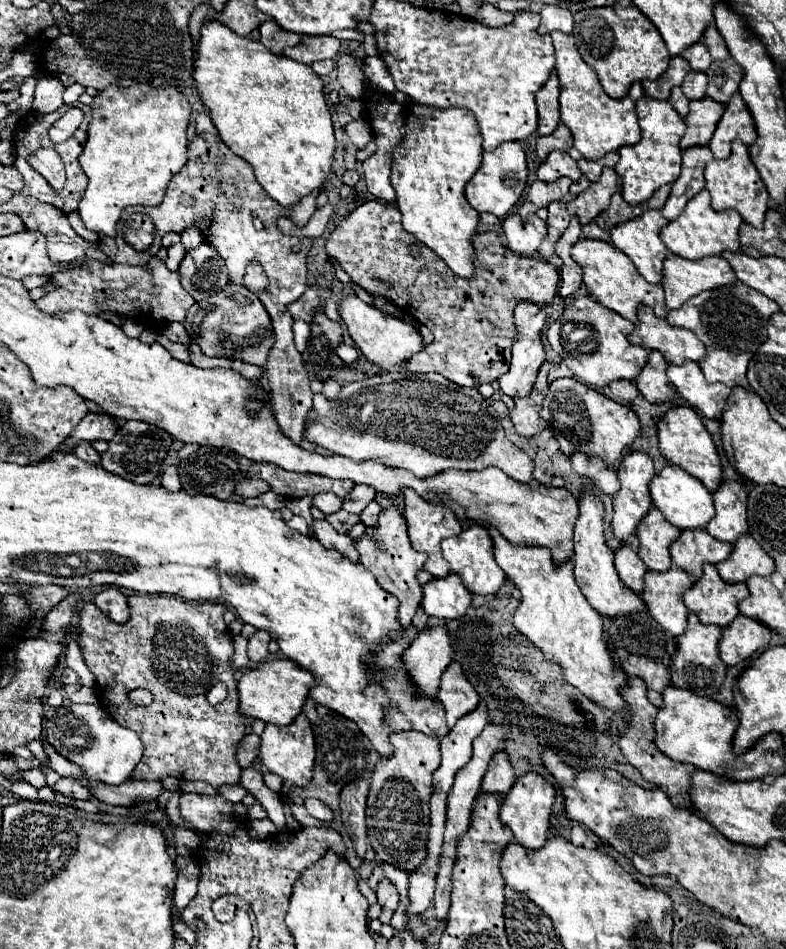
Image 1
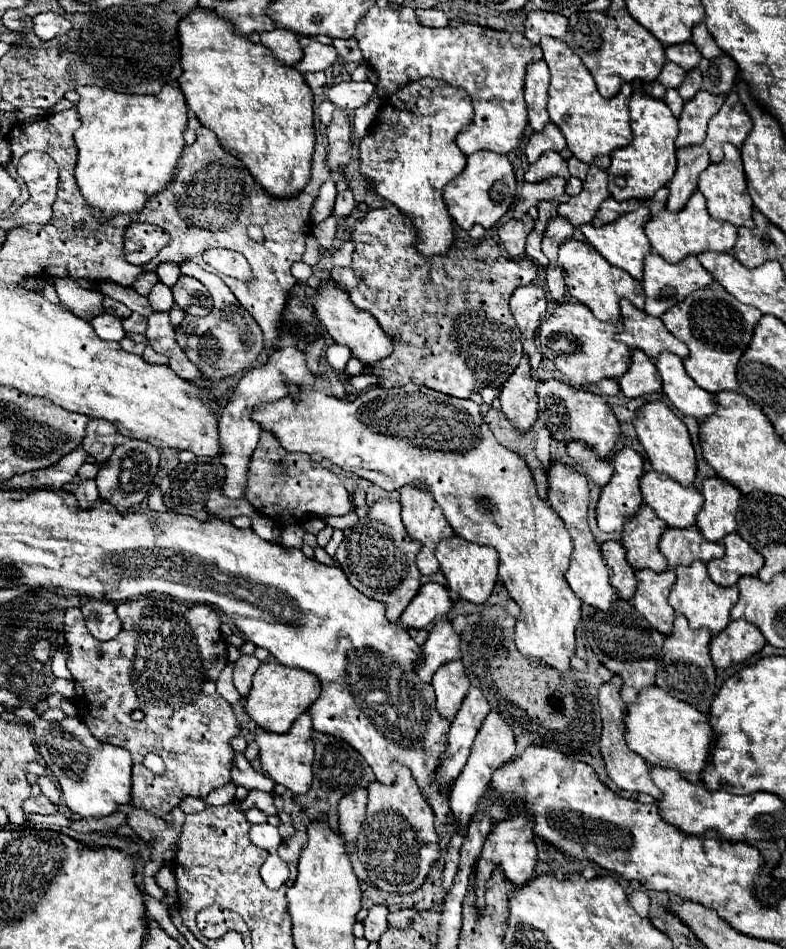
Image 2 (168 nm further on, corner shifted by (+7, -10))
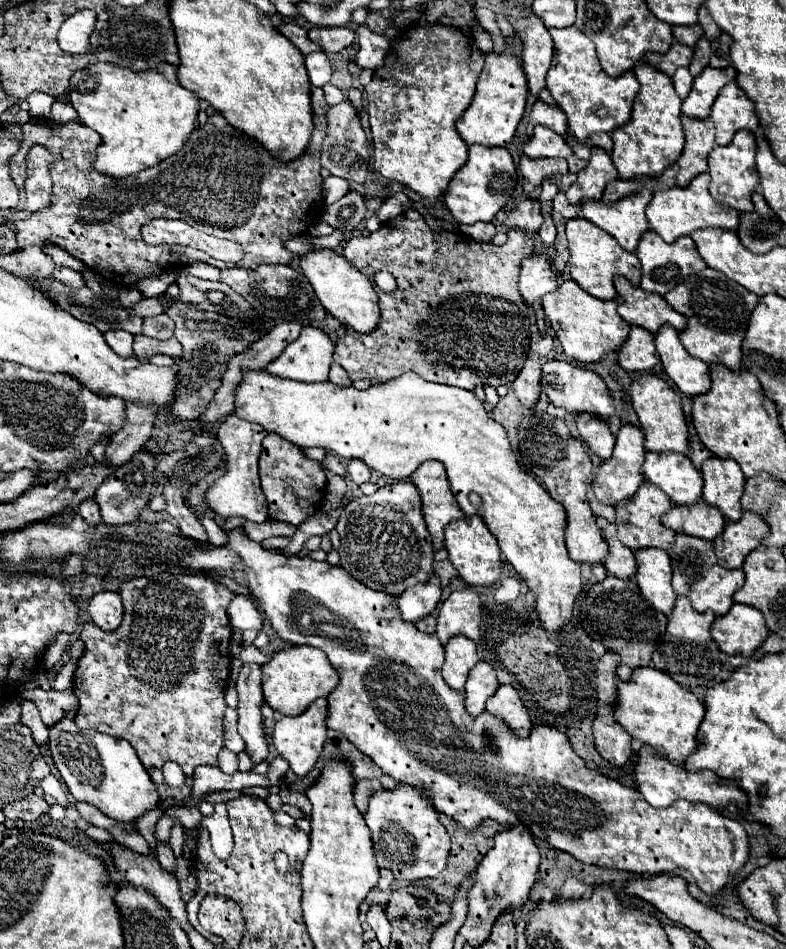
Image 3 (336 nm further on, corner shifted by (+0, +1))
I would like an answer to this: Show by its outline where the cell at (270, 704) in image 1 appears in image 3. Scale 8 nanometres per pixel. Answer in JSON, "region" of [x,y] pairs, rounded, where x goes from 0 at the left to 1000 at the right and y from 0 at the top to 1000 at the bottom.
{"region":[[[369,681],[354,685],[346,695],[333,702],[336,738],[346,748],[361,754],[382,754],[402,736],[415,736],[433,719],[430,708],[417,698],[417,691],[399,681]]]}

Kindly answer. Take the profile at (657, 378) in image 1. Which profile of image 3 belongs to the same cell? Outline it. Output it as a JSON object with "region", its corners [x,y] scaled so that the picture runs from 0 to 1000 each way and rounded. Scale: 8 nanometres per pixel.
{"region":[[[804,344],[796,362],[786,369],[786,381],[799,392],[827,392],[832,390],[840,379],[832,367],[832,354],[819,346]]]}

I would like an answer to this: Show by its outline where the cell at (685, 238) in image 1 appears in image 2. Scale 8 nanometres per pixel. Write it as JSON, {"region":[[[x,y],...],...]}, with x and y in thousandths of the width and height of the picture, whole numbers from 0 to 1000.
{"region":[[[887,201],[879,205],[877,214],[864,224],[841,222],[836,227],[828,227],[821,248],[836,269],[841,269],[851,277],[864,277],[874,269],[889,269],[894,264],[912,264],[912,267],[927,267],[938,252],[938,239],[922,233],[910,233],[902,229],[897,218],[897,208]]]}

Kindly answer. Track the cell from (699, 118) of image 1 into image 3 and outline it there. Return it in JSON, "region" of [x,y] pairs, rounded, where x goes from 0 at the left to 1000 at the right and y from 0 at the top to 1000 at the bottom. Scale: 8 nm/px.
{"region":[[[934,70],[926,72],[896,72],[885,82],[875,103],[868,107],[868,120],[878,124],[901,124],[908,103],[916,93],[936,82]]]}

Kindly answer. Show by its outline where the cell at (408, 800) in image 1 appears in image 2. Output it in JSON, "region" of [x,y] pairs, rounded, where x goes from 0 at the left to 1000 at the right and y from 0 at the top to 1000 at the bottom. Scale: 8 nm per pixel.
{"region":[[[500,804],[500,812],[505,819],[497,827],[472,823],[467,829],[469,846],[454,884],[454,901],[475,933],[490,939],[523,941],[538,933],[551,907],[559,905],[559,882],[551,869],[551,852],[536,836],[525,815],[508,804]]]}

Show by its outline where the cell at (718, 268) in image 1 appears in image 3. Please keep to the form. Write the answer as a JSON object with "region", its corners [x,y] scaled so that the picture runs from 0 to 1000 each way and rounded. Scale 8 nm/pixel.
{"region":[[[832,242],[819,244],[817,253],[812,255],[809,261],[809,270],[817,276],[817,295],[814,295],[814,303],[822,308],[835,308],[835,310],[847,310],[852,303],[858,303],[860,299],[865,299],[873,291],[878,291],[878,287],[891,287],[898,282],[896,274],[891,272],[885,257],[880,255],[878,249],[868,249],[858,255],[845,255]]]}

